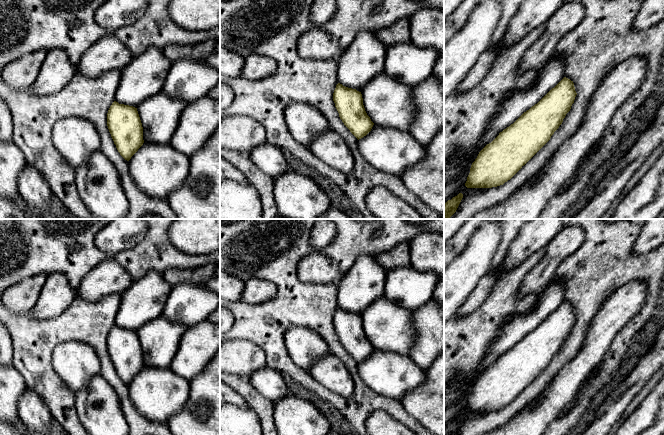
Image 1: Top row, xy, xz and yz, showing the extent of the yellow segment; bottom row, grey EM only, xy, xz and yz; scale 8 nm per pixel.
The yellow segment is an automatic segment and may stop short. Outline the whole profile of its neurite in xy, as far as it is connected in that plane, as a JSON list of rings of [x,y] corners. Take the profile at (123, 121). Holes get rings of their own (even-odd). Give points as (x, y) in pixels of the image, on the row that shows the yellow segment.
[[[114,101],[107,113],[107,126],[118,152],[129,161],[144,143],[137,108]]]

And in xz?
[[[338,83],[333,101],[340,119],[358,140],[371,131],[374,123],[365,111],[361,92]]]

